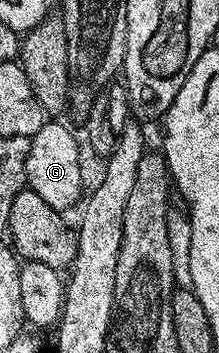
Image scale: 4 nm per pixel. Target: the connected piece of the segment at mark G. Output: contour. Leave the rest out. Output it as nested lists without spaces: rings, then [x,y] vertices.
[[[46,122],[38,130],[38,134],[30,137],[30,152],[26,154],[26,184],[30,191],[38,194],[38,198],[42,198],[42,202],[46,202],[46,206],[50,206],[55,212],[67,213],[67,208],[81,203],[80,191],[84,188],[84,172],[80,169],[80,144],[66,125]]]

